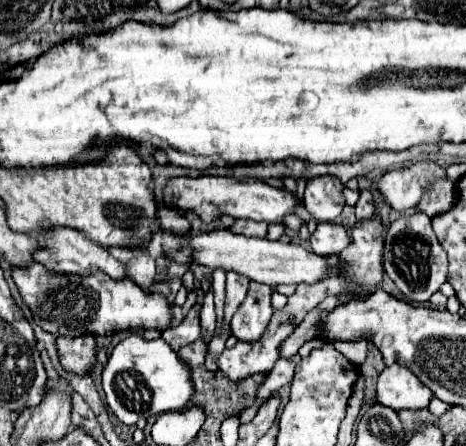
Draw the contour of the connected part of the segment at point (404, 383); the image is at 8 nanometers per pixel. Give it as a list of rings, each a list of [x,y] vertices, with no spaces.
[[[402,365],[386,367],[376,383],[376,401],[394,411],[428,407],[432,391],[418,381],[418,377]]]

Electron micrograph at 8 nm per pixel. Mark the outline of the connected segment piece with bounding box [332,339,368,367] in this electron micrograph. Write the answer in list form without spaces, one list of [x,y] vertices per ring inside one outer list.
[[[361,339],[358,343],[332,343],[346,359],[350,359],[354,365],[362,365],[366,361],[368,353],[368,342]]]

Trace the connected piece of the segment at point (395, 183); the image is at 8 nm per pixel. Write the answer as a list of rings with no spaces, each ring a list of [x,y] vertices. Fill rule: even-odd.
[[[420,161],[412,163],[410,167],[400,167],[384,173],[378,187],[392,209],[406,211],[418,205],[430,183],[446,179],[446,169],[442,165],[436,161]]]

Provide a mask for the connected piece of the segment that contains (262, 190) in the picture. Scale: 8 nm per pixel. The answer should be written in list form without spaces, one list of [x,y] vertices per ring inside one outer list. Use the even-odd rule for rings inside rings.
[[[178,177],[170,181],[164,189],[164,199],[168,205],[174,205],[182,211],[198,215],[202,221],[212,221],[220,215],[232,215],[242,219],[266,221],[266,223],[284,223],[286,215],[292,215],[294,209],[300,205],[296,193],[288,189],[276,189],[264,181],[234,181],[226,177]]]

